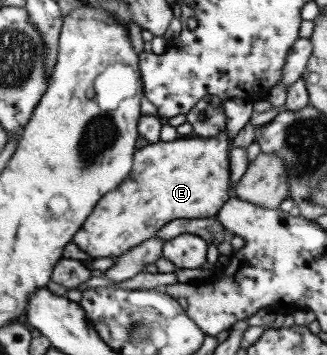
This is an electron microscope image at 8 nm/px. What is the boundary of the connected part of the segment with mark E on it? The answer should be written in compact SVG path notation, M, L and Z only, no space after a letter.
M224 130L215 137L177 137L175 141L159 141L136 150L133 169L129 175L119 184L118 188L103 195L103 199L93 208L93 213L87 217L87 221L73 236L73 243L92 259L117 257L141 242L153 238L155 232L159 232L159 229L173 220L212 218L230 198L229 145L232 145L232 141L229 140L227 130Z

